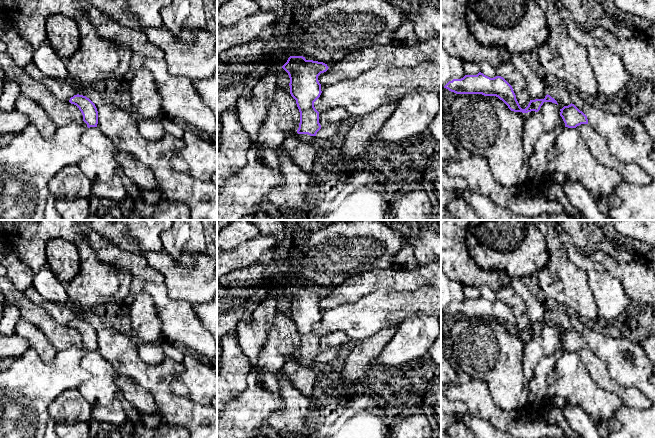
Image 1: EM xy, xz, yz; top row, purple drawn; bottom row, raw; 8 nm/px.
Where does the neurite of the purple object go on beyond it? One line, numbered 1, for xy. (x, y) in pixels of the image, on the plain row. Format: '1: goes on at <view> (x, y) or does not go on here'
1: does not go on here

